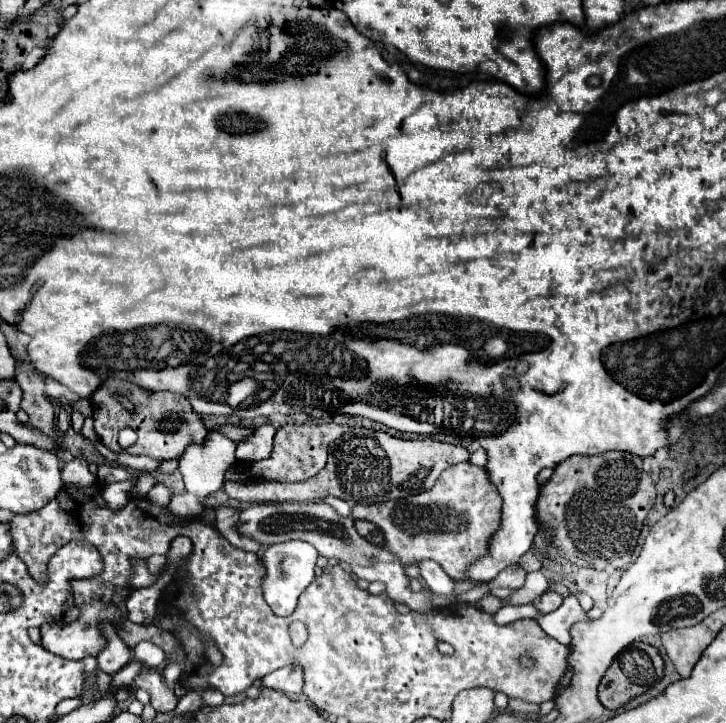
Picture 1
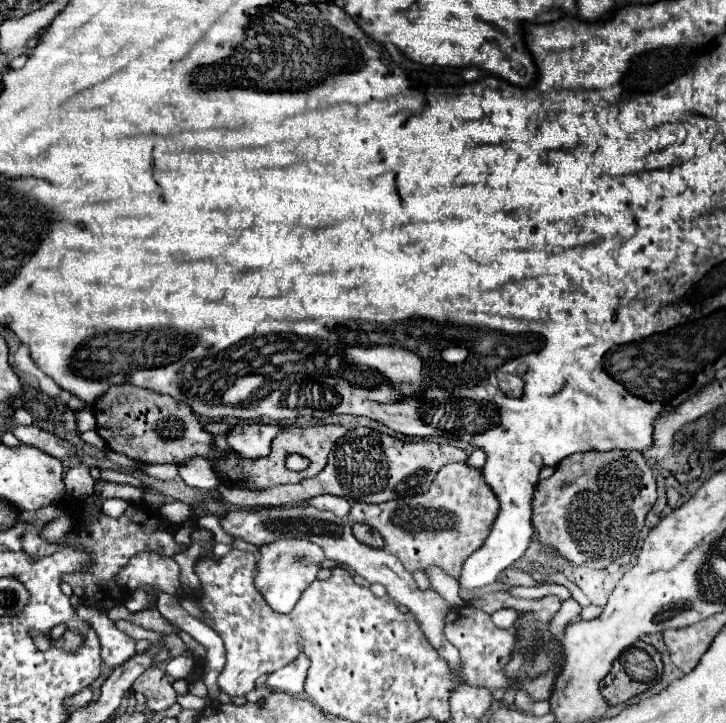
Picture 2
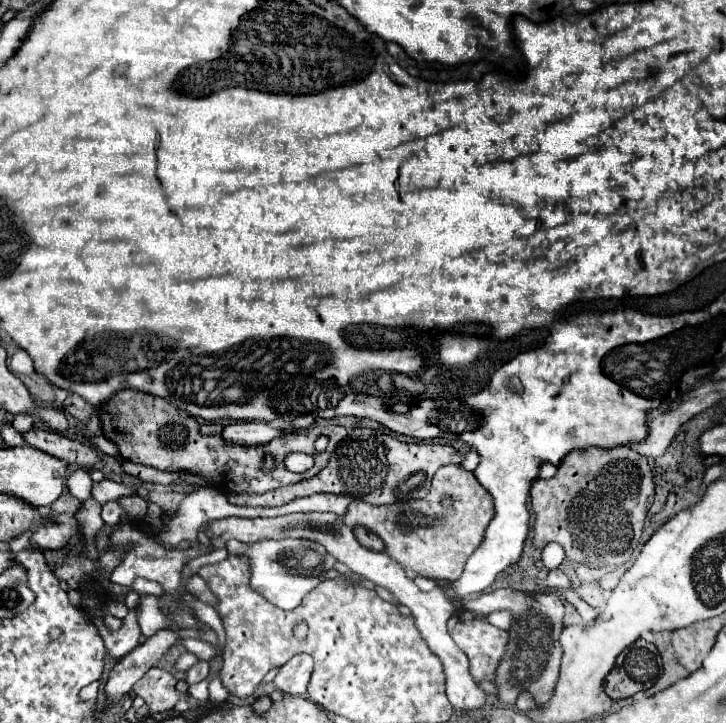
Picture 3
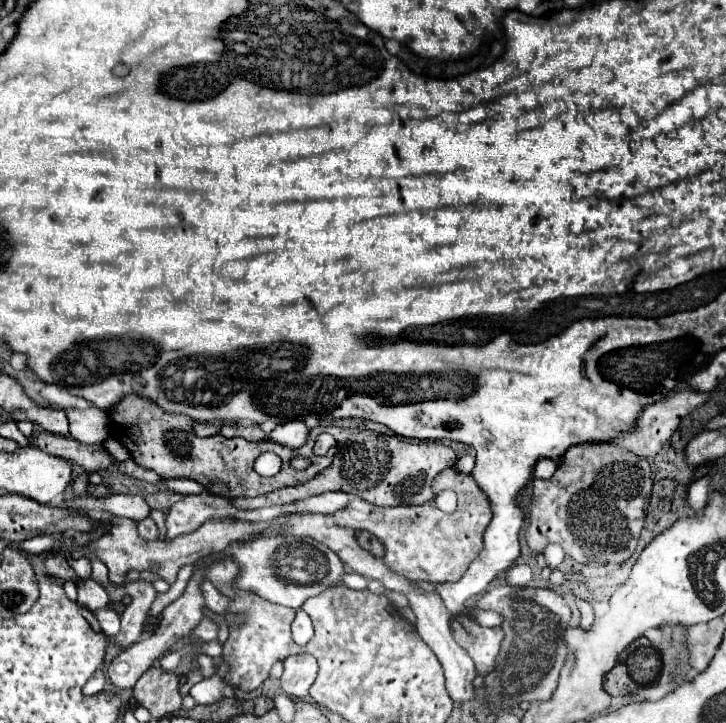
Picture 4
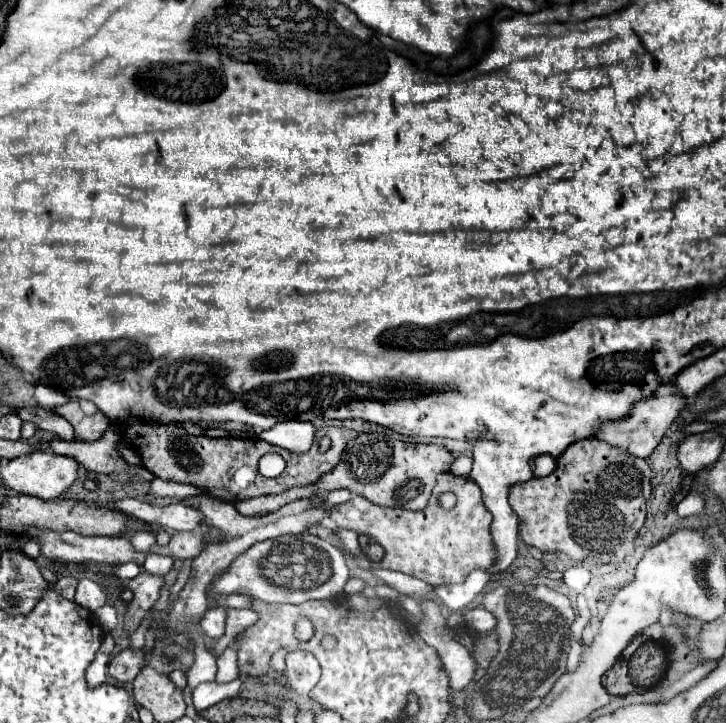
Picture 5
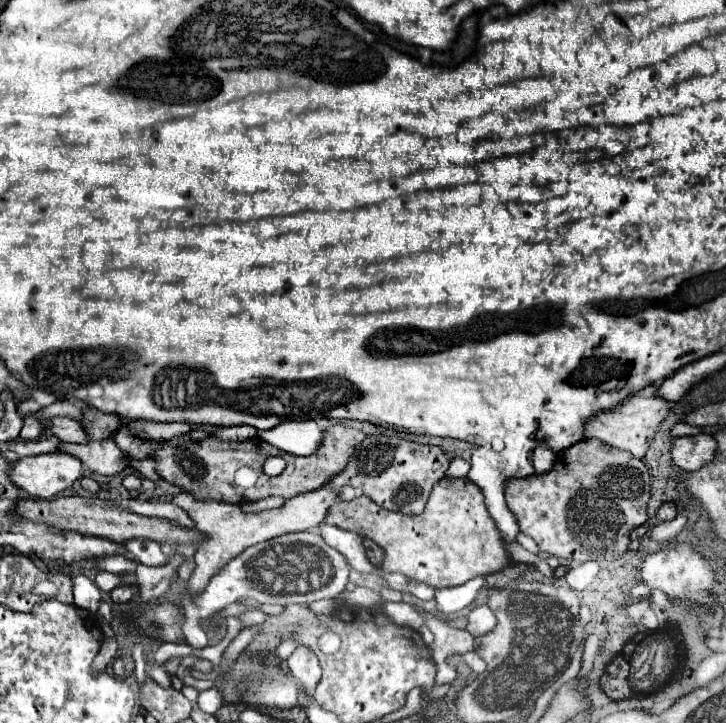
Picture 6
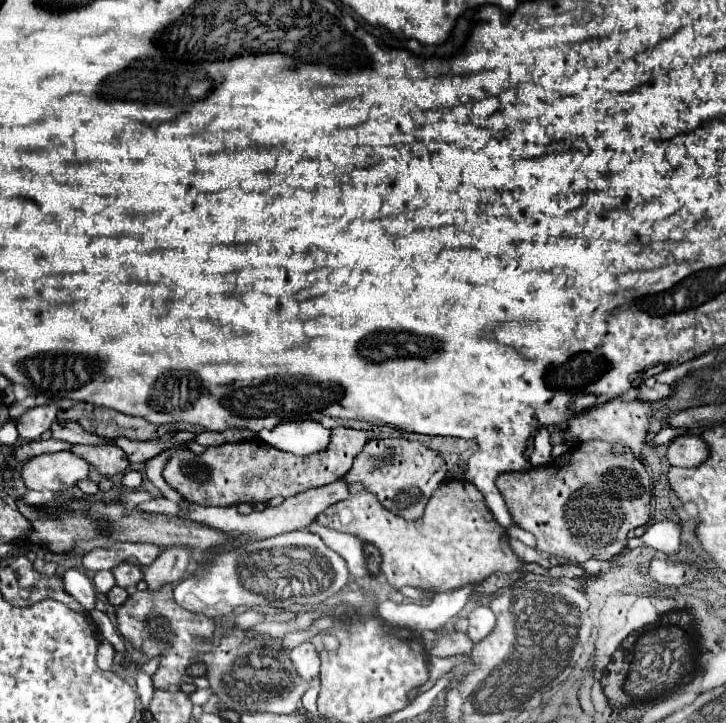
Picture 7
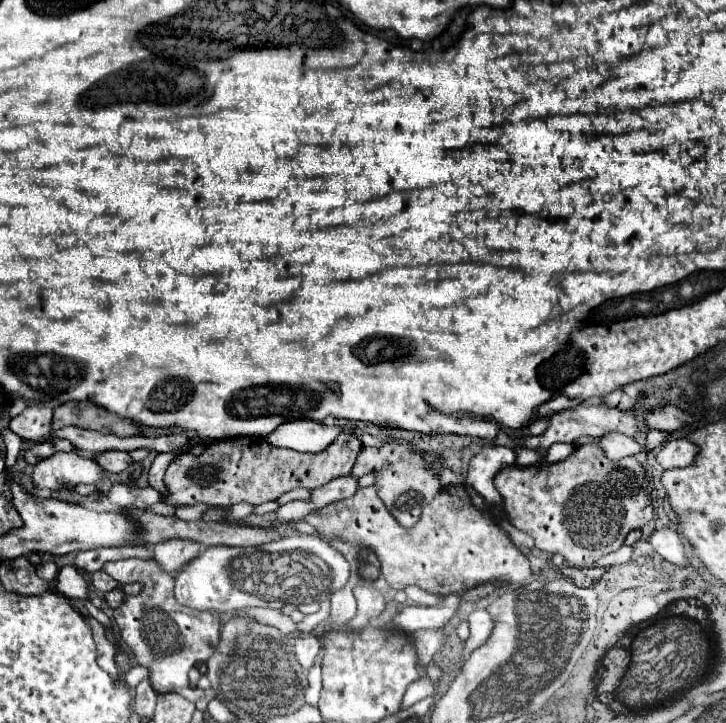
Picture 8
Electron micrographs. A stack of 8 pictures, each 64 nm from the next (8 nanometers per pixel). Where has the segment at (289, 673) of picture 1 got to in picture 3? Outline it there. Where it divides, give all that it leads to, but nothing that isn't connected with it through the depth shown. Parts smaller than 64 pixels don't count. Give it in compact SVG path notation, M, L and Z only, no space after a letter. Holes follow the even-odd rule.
M298 654L290 658L274 678L274 686L290 696L306 696L308 678L312 676L312 656Z

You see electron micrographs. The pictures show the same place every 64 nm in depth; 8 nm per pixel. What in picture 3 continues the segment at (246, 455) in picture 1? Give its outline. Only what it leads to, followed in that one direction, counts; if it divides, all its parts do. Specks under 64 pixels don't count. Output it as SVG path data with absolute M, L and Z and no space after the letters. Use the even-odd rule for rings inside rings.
M236 422L224 426L222 438L230 444L244 444L244 446L258 446L258 444L268 444L280 434L280 428L274 424L248 424L248 422Z

